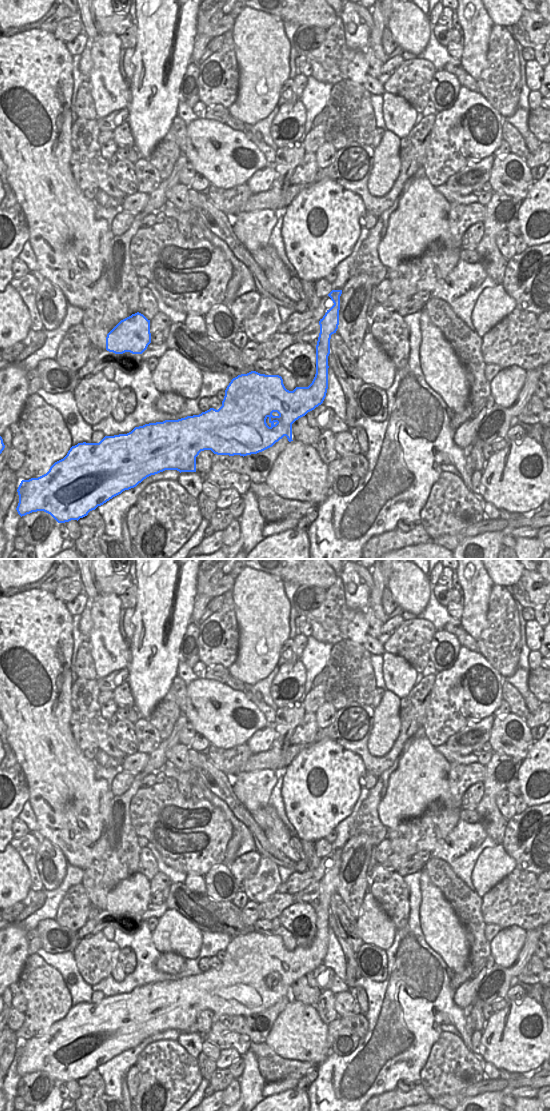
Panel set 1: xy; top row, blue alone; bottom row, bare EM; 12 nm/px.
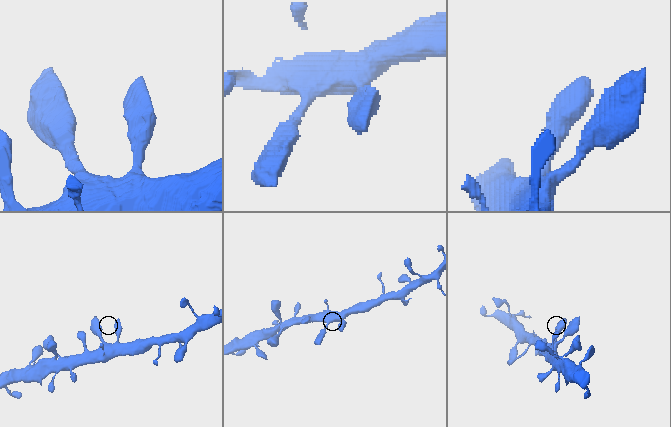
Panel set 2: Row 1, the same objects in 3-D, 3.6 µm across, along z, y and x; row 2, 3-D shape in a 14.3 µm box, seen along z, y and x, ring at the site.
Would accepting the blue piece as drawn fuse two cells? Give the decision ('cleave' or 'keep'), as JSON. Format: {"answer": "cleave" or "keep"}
{"answer": "keep"}

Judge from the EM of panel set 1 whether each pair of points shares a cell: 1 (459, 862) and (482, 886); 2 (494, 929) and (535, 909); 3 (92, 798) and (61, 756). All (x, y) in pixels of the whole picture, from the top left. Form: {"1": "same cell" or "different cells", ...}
{"1": "different cells", "2": "different cells", "3": "same cell"}

